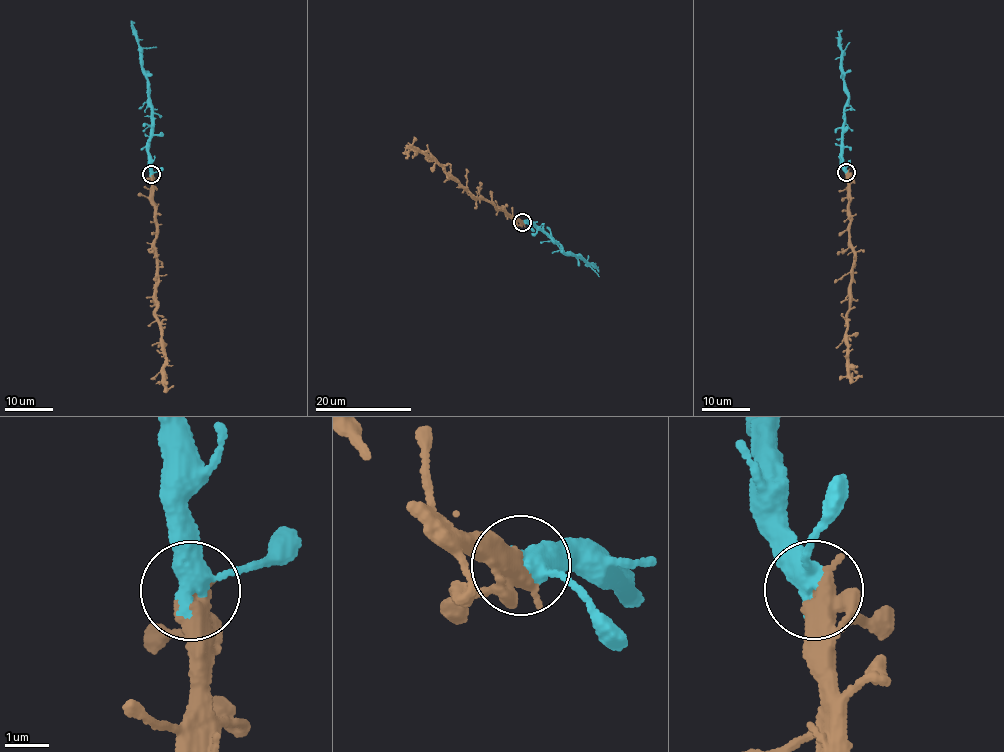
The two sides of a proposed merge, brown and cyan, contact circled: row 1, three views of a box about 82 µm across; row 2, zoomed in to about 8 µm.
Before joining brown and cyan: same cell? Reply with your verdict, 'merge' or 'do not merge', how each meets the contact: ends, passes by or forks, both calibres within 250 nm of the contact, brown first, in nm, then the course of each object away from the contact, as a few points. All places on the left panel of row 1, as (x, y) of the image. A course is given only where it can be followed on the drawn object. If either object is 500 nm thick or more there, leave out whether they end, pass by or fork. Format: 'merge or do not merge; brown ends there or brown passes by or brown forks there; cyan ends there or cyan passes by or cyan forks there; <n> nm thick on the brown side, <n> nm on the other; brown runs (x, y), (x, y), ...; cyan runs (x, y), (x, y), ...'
merge; 550 nm thick on the brown side, 420 nm on the other; brown runs (150, 174), (151, 201), (157, 226), (155, 320), (159, 324), (165, 357), (166, 390); cyan runs (150, 174), (148, 154), (152, 106), (141, 62), (141, 46), (132, 24), (135, 22)

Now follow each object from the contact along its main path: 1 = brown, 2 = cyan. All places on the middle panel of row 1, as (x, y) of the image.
1: (522, 222), (479, 196), (475, 198), (442, 166), (412, 146), (406, 159)
2: (522, 222), (533, 225), (563, 246), (563, 252), (599, 272)

